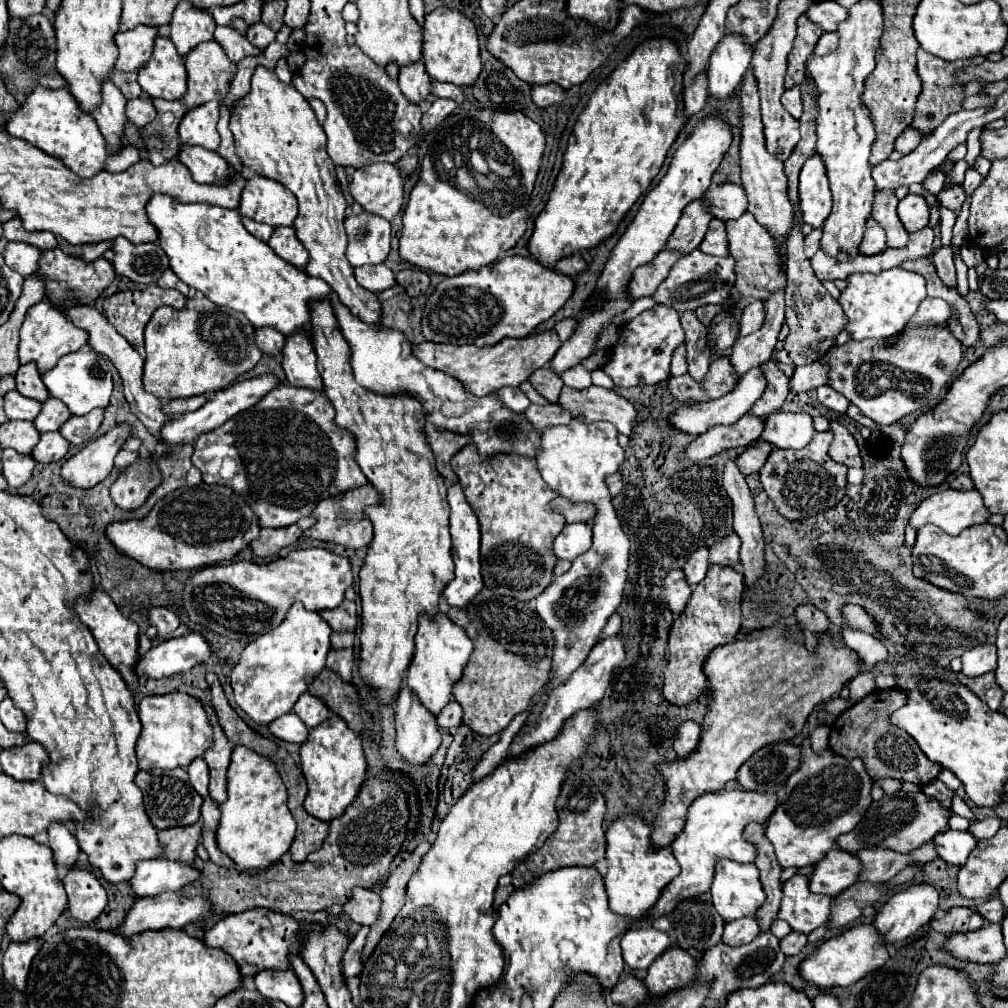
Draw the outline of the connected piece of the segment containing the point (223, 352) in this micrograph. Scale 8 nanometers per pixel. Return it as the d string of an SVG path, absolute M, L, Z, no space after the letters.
M198 291L184 309L164 305L148 321L144 389L162 401L220 391L238 375L254 369L260 357L262 351L254 343L254 327L248 319L232 309L220 309Z

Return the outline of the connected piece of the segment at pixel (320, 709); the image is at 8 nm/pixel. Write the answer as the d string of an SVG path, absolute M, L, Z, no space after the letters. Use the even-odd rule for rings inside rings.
M302 693L294 705L294 713L302 719L302 723L306 727L316 727L320 723L324 723L330 717L330 709L326 707L326 703L322 703L322 699L318 699L312 693Z

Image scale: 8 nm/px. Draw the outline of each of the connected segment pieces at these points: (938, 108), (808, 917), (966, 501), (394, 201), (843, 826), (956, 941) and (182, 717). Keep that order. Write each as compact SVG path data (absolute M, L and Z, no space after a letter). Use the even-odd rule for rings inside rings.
M918 49L918 75L922 79L922 93L918 95L918 103L916 103L912 125L922 129L924 135L934 131L934 127L938 123L942 123L948 115L952 115L952 113L962 109L960 103L964 99L964 93L962 93L962 87L958 87L956 83L950 83L950 71L956 71L958 67L964 67L966 63L976 63L976 57L974 59L966 59L966 61L946 63L944 59L938 59L938 57L928 55L926 51Z
M794 875L782 885L782 891L784 897L778 919L784 919L792 927L792 931L808 935L810 931L826 923L832 897L810 893L806 875Z
M938 491L924 499L910 517L910 527L916 531L928 523L940 527L948 535L960 535L966 527L986 523L990 513L986 511L978 491Z
M388 163L366 165L348 177L350 197L368 213L392 219L402 207L404 179L398 169Z
M808 739L802 743L802 761L778 791L778 807L766 823L766 839L772 843L782 869L806 867L818 863L834 847L834 839L856 827L870 805L872 781L860 759L846 761L824 749L820 755L810 749Z
M988 923L978 931L952 935L946 939L942 949L962 961L996 965L1004 957L1002 927L998 923Z
M174 691L174 693L166 693L166 695L150 695L140 701L138 715L142 721L142 735L140 735L138 747L136 747L138 767L142 771L150 771L154 767L186 769L190 765L188 767L190 783L196 793L206 797L208 795L208 767L206 767L206 761L202 759L202 755L210 747L214 733L212 733L212 727L210 727L210 721L206 717L202 703L182 691Z

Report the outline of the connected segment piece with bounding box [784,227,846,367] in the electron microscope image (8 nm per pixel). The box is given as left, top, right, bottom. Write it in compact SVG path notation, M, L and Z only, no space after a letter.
M792 227L788 245L788 261L786 261L786 325L790 327L790 333L784 341L784 349L788 351L788 357L796 367L814 363L820 359L836 341L838 333L846 327L846 315L838 301L832 299L832 295L824 289L824 285L818 281L814 271L810 271L810 261L804 255L804 235L798 227Z

